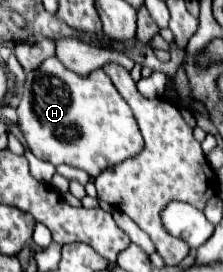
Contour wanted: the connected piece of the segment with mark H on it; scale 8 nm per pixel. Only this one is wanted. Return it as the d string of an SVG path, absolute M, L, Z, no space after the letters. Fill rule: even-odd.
M56 56L38 70L26 74L24 94L16 108L18 126L34 156L58 164L68 164L98 176L108 166L134 158L144 148L144 138L136 126L130 106L124 102L104 70L80 76L68 70Z

